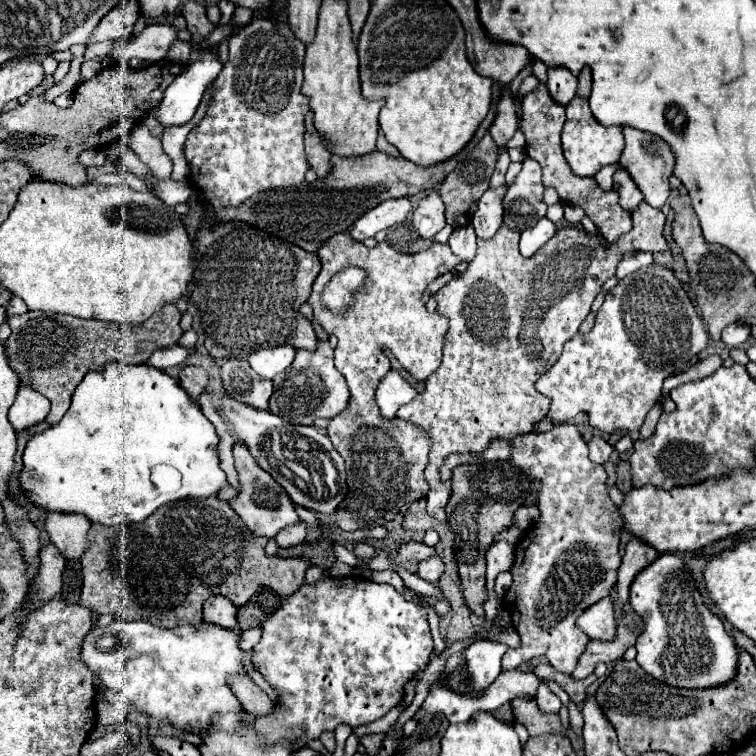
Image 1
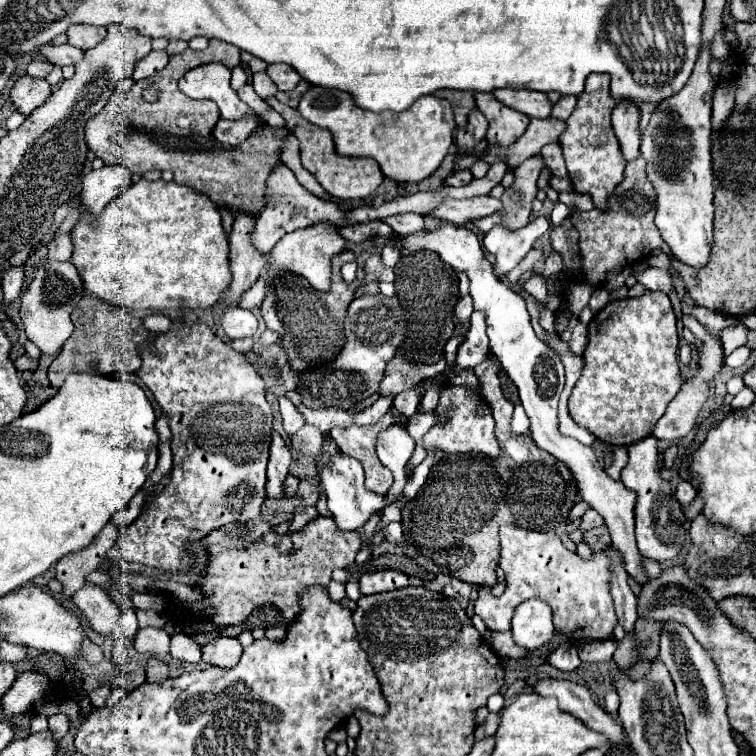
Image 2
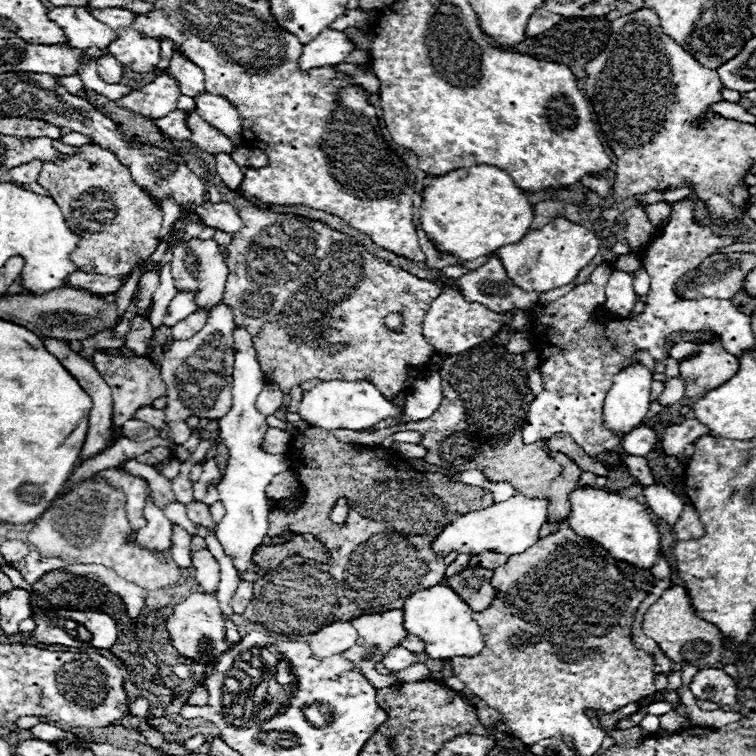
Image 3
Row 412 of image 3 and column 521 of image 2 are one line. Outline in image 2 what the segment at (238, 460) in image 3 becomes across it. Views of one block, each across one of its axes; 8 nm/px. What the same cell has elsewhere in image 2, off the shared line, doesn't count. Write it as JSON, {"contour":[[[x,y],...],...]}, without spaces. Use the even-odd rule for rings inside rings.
{"contour":[[[540,216],[518,230],[508,230],[500,224],[492,230],[488,230],[482,244],[488,252],[492,252],[496,256],[496,262],[494,262],[496,276],[500,276],[500,280],[504,280],[508,276],[508,272],[514,270],[522,262],[522,258],[530,252],[532,244],[548,228],[550,228],[550,222],[544,216]]]}

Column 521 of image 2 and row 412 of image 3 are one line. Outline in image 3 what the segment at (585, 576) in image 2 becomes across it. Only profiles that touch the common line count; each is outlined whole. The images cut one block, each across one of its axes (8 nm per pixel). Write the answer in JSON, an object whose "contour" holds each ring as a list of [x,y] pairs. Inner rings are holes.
{"contour":[[[680,200],[676,204],[672,204],[672,212],[670,212],[670,220],[664,228],[660,228],[660,232],[648,242],[648,246],[638,254],[640,256],[640,264],[642,268],[648,272],[650,276],[650,292],[646,296],[646,310],[636,318],[636,320],[608,320],[608,318],[590,318],[590,312],[596,312],[602,308],[606,300],[605,287],[612,272],[612,267],[609,263],[603,262],[598,265],[598,268],[590,274],[588,282],[570,290],[566,296],[562,296],[560,300],[548,304],[548,306],[536,306],[530,314],[532,314],[532,342],[534,346],[538,346],[540,350],[540,372],[544,376],[544,390],[530,402],[528,408],[528,416],[526,416],[526,424],[522,426],[522,438],[524,442],[532,444],[540,438],[550,438],[552,434],[564,432],[570,434],[574,438],[574,442],[586,450],[592,456],[598,456],[602,452],[614,450],[622,436],[614,434],[606,428],[602,414],[604,414],[604,398],[612,386],[612,378],[614,374],[618,374],[620,370],[624,370],[626,366],[634,364],[632,354],[638,348],[644,348],[652,354],[652,358],[656,362],[664,362],[666,364],[666,380],[674,378],[680,374],[679,361],[672,358],[666,350],[664,350],[664,340],[668,334],[676,332],[676,330],[712,330],[716,334],[720,334],[722,346],[724,350],[728,350],[730,354],[736,354],[742,348],[748,348],[754,344],[754,334],[750,330],[750,318],[744,316],[742,312],[736,310],[736,306],[730,300],[716,300],[716,298],[702,298],[702,300],[682,300],[676,294],[676,282],[678,278],[682,278],[686,272],[690,272],[694,266],[700,266],[700,262],[708,256],[712,256],[716,250],[726,248],[736,244],[734,236],[728,234],[714,234],[714,230],[704,224],[698,222],[694,216],[696,204],[692,200]]]}

